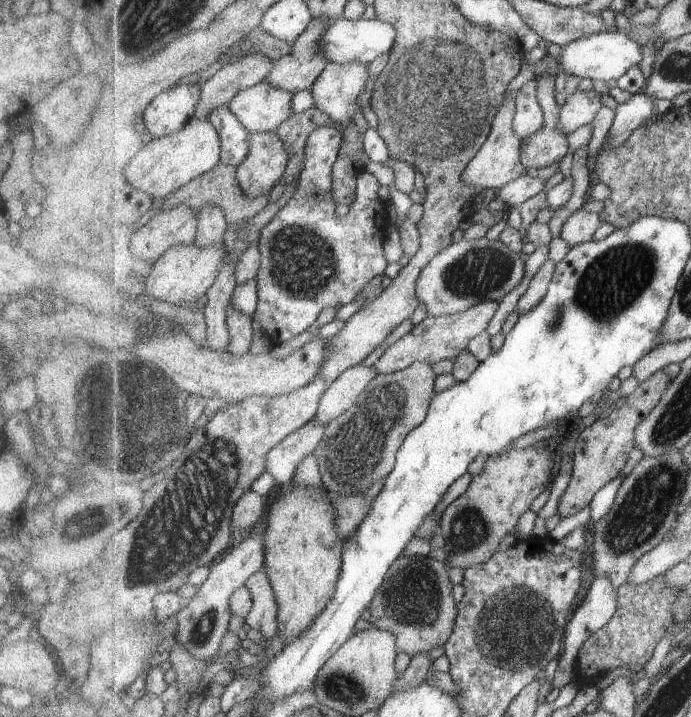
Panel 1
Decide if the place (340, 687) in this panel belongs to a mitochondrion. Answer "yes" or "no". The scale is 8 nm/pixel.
yes

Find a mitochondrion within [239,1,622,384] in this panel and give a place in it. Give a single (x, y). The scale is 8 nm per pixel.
(429, 133)

